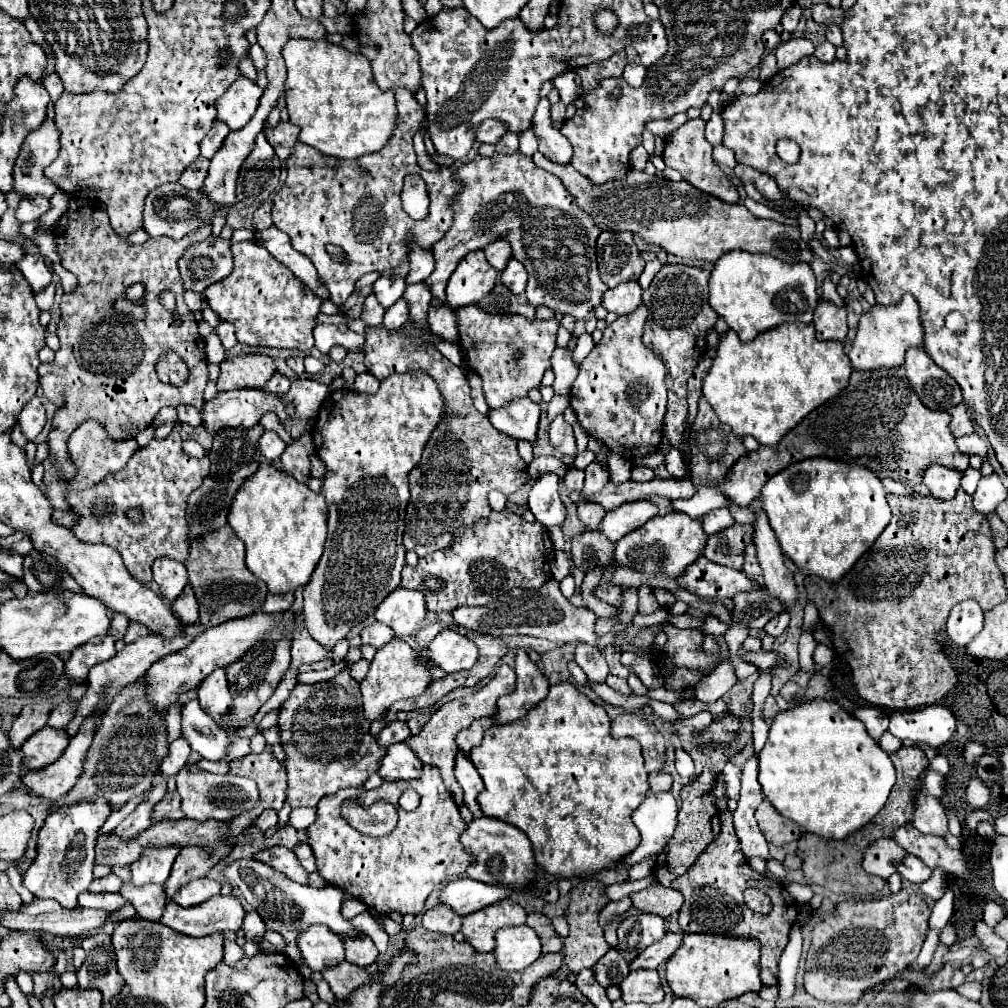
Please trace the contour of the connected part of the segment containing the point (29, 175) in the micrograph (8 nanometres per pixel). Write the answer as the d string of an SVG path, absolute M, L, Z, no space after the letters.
M44 122L38 130L30 132L22 144L20 156L14 164L12 190L24 196L50 198L58 188L50 178L44 176L44 168L58 156L60 132L54 122Z

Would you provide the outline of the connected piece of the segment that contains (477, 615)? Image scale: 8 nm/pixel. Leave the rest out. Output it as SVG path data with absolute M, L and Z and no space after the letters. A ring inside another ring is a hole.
M548 580L540 590L514 588L514 590L510 590L508 598L488 604L488 606L476 606L476 608L460 606L458 610L452 612L452 616L456 618L456 622L460 626L466 626L480 634L498 636L498 634L504 634L506 626L508 626L508 634L528 634L528 636L536 636L536 638L546 638L556 644L586 642L590 646L598 646L598 642L600 642L600 636L594 632L596 614L588 608L576 608L574 604L570 604L570 600L560 592L560 586L556 580ZM486 618L494 618L494 624L486 622Z

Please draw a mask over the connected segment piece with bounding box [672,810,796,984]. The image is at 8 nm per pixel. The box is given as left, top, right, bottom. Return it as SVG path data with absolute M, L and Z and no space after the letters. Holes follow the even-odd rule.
M724 810L720 814L722 830L716 840L708 844L708 850L696 858L686 874L672 882L672 888L680 890L684 904L680 908L678 924L682 932L708 932L722 936L756 936L762 946L762 984L776 984L774 972L778 972L778 958L788 944L788 932L796 918L794 898L786 892L784 886L762 878L748 866L746 856L740 850L738 836L732 824L732 812ZM758 888L772 900L772 910L768 914L756 914L742 900L742 890Z

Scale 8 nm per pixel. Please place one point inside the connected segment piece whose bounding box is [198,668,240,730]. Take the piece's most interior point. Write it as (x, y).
(215, 699)

